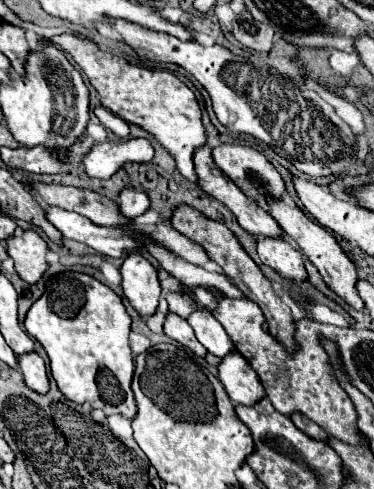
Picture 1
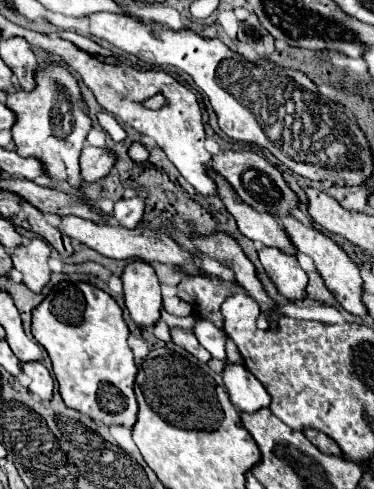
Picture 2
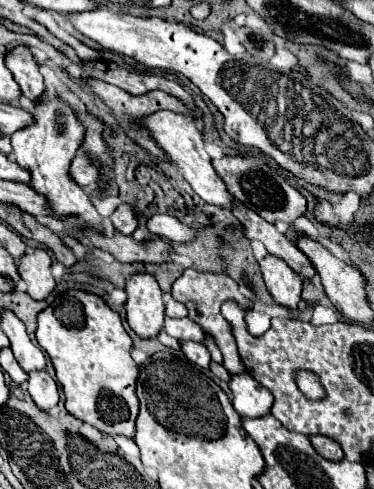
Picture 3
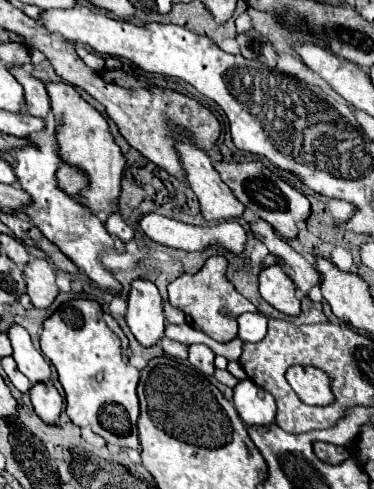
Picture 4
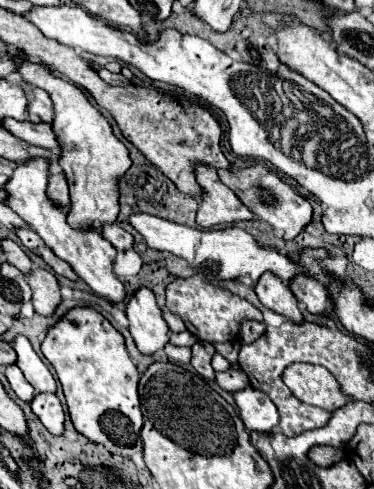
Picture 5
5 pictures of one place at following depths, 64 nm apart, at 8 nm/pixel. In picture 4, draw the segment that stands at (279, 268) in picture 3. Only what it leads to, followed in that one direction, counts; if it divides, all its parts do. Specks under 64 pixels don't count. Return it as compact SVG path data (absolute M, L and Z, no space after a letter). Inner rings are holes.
M264 268L258 282L260 296L286 316L300 316L300 300L296 298L296 286L288 280L282 268Z

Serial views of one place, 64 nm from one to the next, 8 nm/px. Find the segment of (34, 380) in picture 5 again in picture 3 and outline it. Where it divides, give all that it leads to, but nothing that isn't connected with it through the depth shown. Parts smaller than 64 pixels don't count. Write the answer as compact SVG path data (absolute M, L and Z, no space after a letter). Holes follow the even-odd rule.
M4 312L2 314L2 330L10 338L10 348L20 364L20 368L30 374L34 370L46 370L46 356L44 352L32 344L26 326L12 314Z

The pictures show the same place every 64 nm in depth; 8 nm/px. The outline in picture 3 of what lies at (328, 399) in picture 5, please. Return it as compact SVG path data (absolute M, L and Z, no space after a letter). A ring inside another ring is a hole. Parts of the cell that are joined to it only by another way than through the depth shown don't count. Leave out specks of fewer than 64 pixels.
M300 370L294 374L294 382L298 386L298 390L312 402L316 400L324 400L326 392L324 392L324 386L320 382L320 376L316 372L310 372L310 370Z

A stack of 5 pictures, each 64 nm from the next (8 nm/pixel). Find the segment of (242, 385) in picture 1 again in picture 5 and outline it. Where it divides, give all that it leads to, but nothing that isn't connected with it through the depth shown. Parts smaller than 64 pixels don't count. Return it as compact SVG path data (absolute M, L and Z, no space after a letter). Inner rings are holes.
M248 386L246 390L236 392L234 400L238 406L240 418L250 432L270 434L276 428L280 416L278 416L276 404L268 398L268 394Z

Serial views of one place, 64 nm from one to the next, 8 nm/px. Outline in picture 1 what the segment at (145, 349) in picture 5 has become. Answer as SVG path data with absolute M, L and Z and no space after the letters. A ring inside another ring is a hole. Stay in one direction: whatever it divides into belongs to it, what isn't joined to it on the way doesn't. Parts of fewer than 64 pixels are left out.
M132 252L126 256L120 274L122 274L122 290L130 306L142 318L154 316L160 302L160 282L156 268L142 254Z

